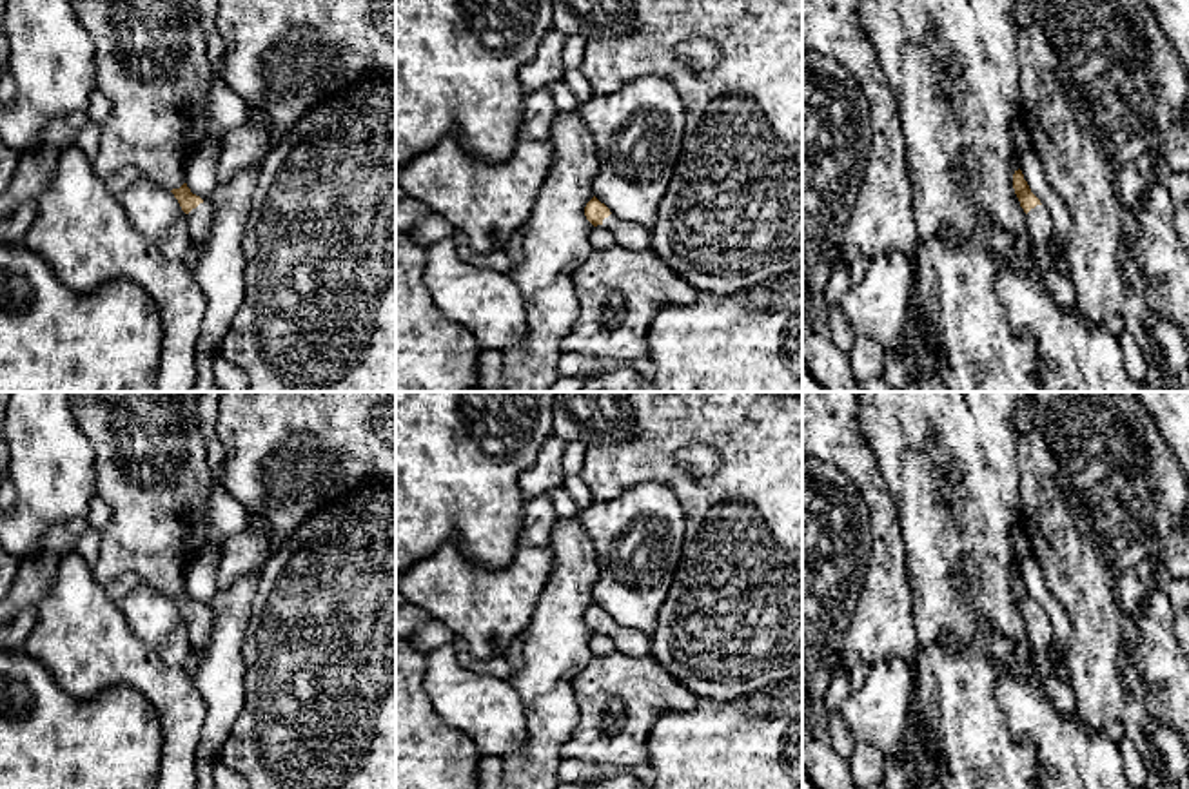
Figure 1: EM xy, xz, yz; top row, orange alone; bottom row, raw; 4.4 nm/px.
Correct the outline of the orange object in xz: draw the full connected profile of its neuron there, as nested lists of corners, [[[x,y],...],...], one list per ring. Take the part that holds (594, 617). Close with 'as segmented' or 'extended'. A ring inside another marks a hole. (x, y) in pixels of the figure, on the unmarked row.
[[[595,602],[586,609],[585,622],[594,633],[606,633],[614,640],[615,651],[626,653],[630,657],[644,657],[652,653],[650,635],[634,628],[619,626]]]; extended

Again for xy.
[[[183,589],[180,595],[172,595],[171,599],[178,606],[182,617],[187,620],[192,651],[201,657],[211,642],[214,622],[212,609],[192,600],[187,589]]]; extended

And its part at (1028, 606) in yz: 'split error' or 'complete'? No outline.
split error

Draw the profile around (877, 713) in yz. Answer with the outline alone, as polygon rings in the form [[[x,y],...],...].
[[[884,658],[873,664],[864,686],[842,702],[840,716],[855,744],[870,744],[884,758],[895,758],[911,784],[928,787],[935,776],[931,767],[922,755],[904,751],[915,673],[904,658]]]

